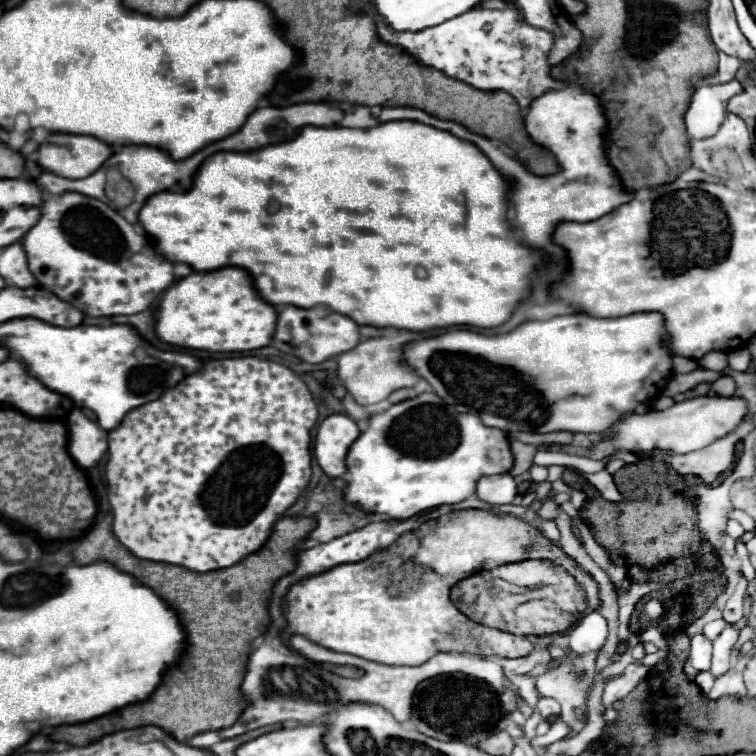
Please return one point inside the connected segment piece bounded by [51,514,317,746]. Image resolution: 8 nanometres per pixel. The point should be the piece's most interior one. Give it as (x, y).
(203, 692)

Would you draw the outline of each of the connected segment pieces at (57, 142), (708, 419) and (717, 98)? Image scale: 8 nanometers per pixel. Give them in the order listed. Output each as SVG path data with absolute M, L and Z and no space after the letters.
M49 134L39 148L39 164L65 178L87 178L113 154L113 146L95 136Z
M697 396L685 402L677 402L663 412L631 414L615 424L615 448L627 452L649 452L653 448L687 454L731 434L747 416L747 402L739 396Z
M721 84L721 86L699 86L691 98L689 110L685 114L689 138L709 138L719 130L719 124L727 116L727 100L743 90L741 84Z

